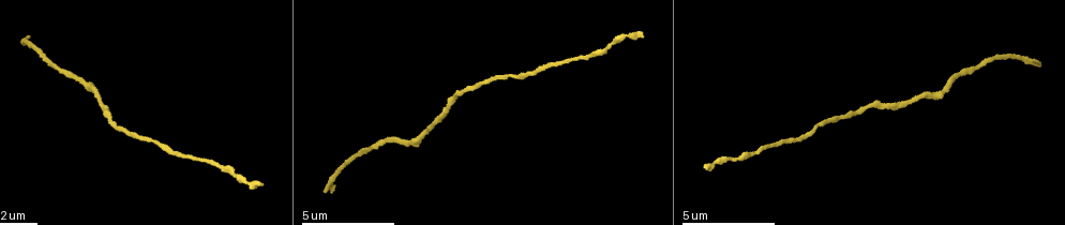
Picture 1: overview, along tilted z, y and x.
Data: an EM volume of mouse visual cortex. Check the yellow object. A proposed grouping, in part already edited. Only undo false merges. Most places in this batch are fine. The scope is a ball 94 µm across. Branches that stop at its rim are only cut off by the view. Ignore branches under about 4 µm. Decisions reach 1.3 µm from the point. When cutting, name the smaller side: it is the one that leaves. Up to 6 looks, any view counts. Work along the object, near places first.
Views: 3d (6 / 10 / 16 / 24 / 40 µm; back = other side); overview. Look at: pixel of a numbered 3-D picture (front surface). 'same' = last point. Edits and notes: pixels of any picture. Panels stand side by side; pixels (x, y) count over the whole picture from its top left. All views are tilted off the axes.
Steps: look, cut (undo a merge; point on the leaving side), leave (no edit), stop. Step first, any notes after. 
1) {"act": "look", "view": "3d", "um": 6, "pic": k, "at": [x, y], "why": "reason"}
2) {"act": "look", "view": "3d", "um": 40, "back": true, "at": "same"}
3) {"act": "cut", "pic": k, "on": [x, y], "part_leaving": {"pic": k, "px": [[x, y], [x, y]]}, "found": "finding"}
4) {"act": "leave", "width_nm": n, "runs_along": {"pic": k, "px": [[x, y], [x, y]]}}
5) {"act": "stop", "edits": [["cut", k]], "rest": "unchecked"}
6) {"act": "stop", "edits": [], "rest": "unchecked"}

{"act": "look", "view": "3d", "um": 16, "pic": 1, "at": [760, 149], "why": "calibre changes"}

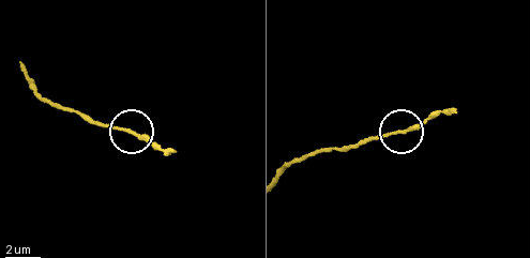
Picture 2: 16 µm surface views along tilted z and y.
{"act": "look", "view": "3d", "um": 6, "at": "same"}

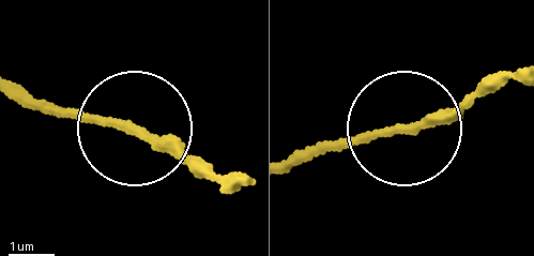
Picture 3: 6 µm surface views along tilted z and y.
{"act": "leave", "found": "continuous, no second cell"}

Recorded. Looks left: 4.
{"act": "look", "view": "3d", "um": 10, "pic": 1, "at": [950, 81], "why": "calibre changes"}

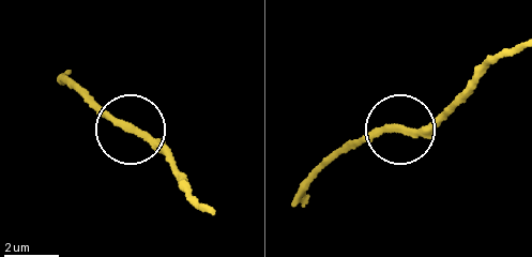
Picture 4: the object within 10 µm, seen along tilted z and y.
{"act": "look", "view": "3d", "um": 6, "pic": 4, "at": [132, 127]}

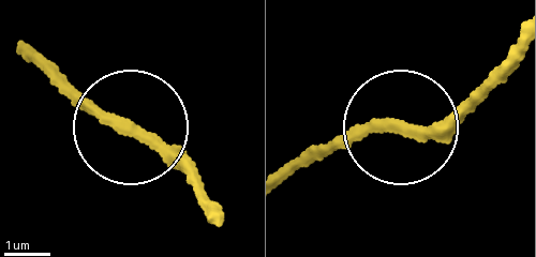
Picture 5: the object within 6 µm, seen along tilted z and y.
{"act": "leave", "width_nm": 240, "runs_along": {"pic": 5, "px": [[212, 213], [157, 148], [51, 85]]}, "found": "one cell here"}

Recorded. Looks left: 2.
{"act": "look", "view": "3d", "um": 6, "pic": 1, "at": [464, 92]}

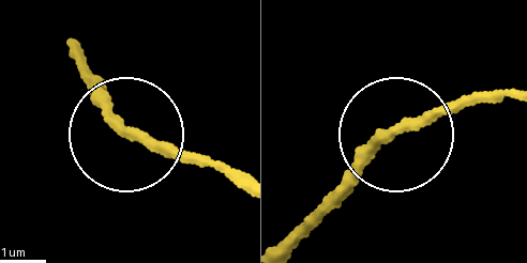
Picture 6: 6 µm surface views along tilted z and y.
{"act": "leave", "width_nm": 210, "runs_along": {"pic": 6, "px": [[128, 132], [195, 163]]}, "found": "continuous, no second cell"}

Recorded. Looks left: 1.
{"act": "stop", "edits": [], "rest": "unchecked"}

